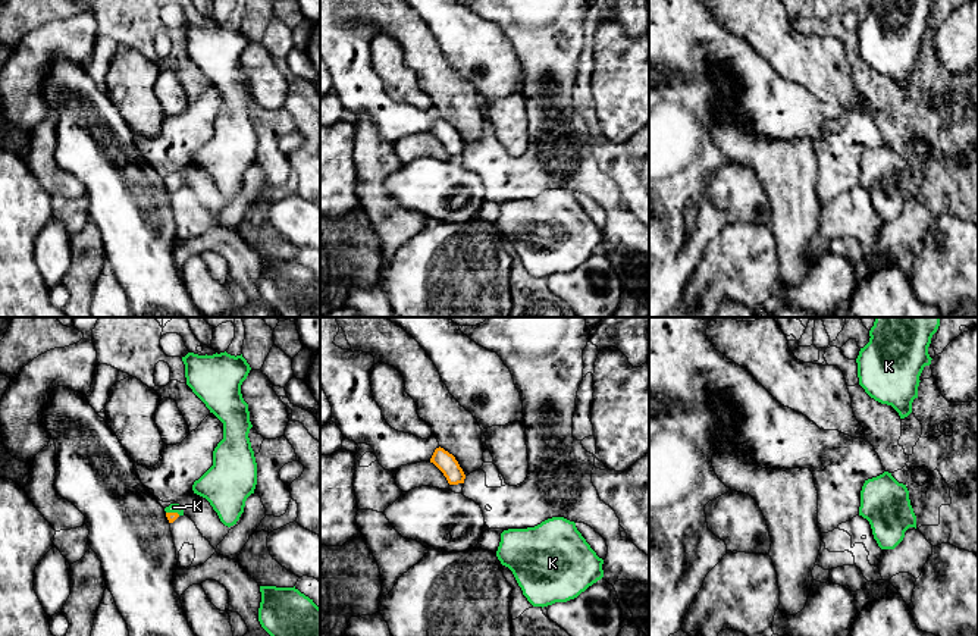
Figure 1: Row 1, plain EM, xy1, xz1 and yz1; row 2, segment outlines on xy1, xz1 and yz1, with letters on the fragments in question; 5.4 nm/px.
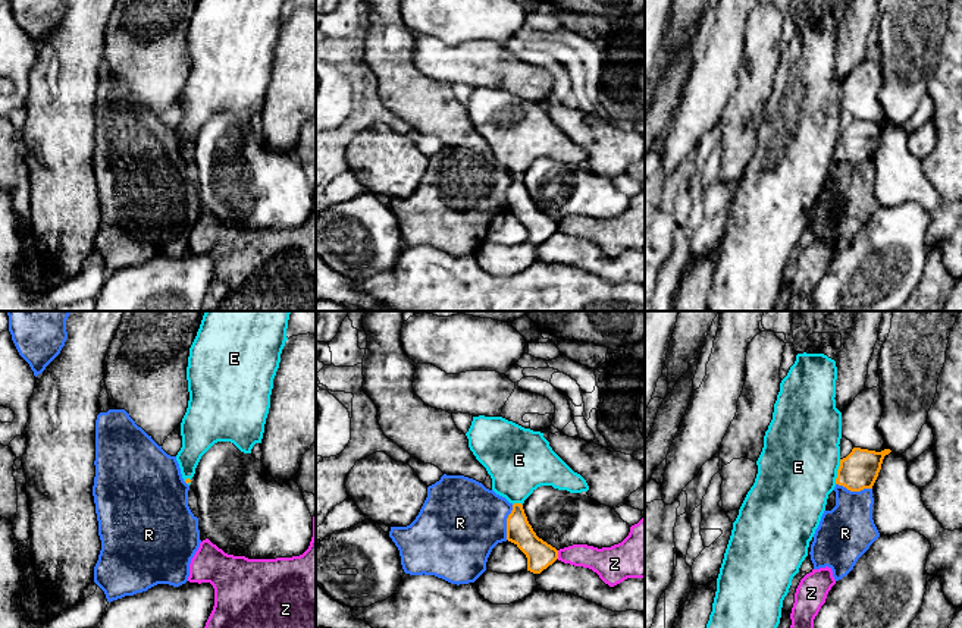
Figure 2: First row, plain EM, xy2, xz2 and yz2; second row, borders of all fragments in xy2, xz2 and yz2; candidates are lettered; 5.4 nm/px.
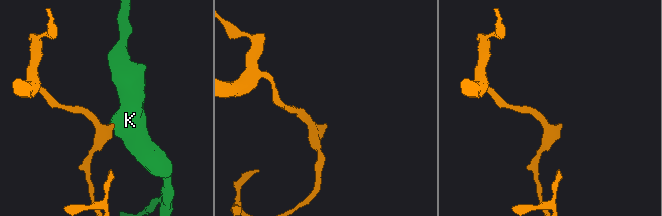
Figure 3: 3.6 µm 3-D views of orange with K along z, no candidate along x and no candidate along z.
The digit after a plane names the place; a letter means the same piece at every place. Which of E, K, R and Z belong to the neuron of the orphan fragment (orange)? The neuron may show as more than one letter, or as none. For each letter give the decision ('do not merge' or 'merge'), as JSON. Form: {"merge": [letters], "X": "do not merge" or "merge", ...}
{"merge": ["K"], "E": "do not merge", "K": "merge", "R": "do not merge", "Z": "do not merge"}

